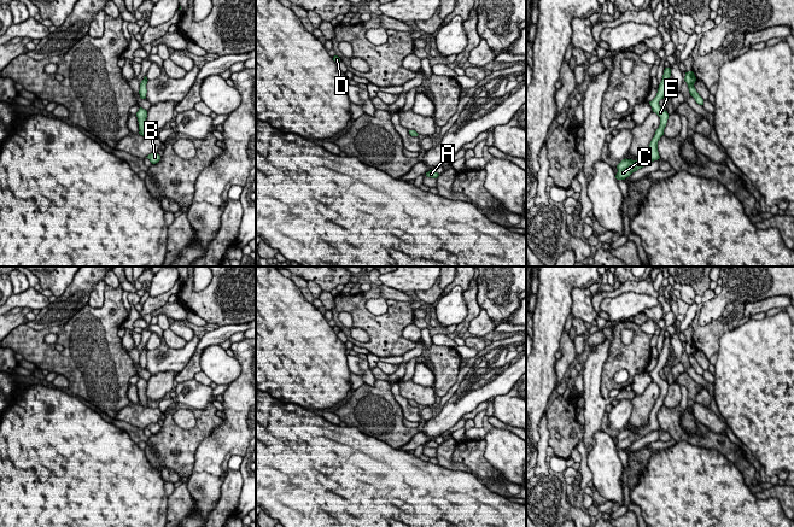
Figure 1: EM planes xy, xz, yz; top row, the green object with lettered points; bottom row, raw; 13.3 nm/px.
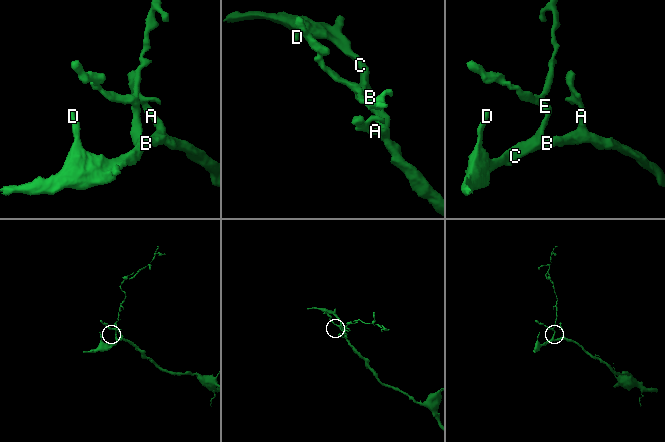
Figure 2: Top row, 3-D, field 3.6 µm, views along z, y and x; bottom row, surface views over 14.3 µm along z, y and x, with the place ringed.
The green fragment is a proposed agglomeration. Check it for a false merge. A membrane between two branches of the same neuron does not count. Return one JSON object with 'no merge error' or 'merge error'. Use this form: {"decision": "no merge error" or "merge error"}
{"decision": "no merge error"}

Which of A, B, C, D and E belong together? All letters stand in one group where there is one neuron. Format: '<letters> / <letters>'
A B C D E

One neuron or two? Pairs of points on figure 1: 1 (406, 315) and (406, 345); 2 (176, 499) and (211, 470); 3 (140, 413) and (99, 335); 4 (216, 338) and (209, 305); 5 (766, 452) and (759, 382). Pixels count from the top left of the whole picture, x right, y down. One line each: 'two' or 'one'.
1: one
2: two
3: two
4: two
5: one

